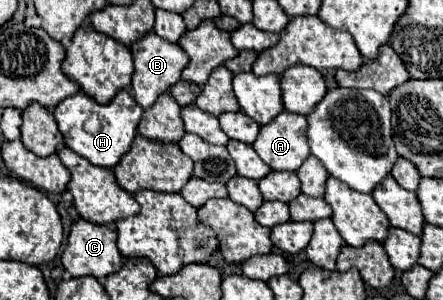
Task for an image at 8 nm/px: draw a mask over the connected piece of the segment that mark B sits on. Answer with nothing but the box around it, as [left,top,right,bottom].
[130,33,188,109]

